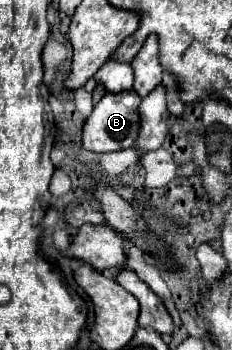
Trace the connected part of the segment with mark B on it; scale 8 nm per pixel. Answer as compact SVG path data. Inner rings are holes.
M134 91L124 93L106 93L92 109L92 113L84 119L82 129L82 147L94 153L110 153L132 147L138 137L138 105L140 97Z

